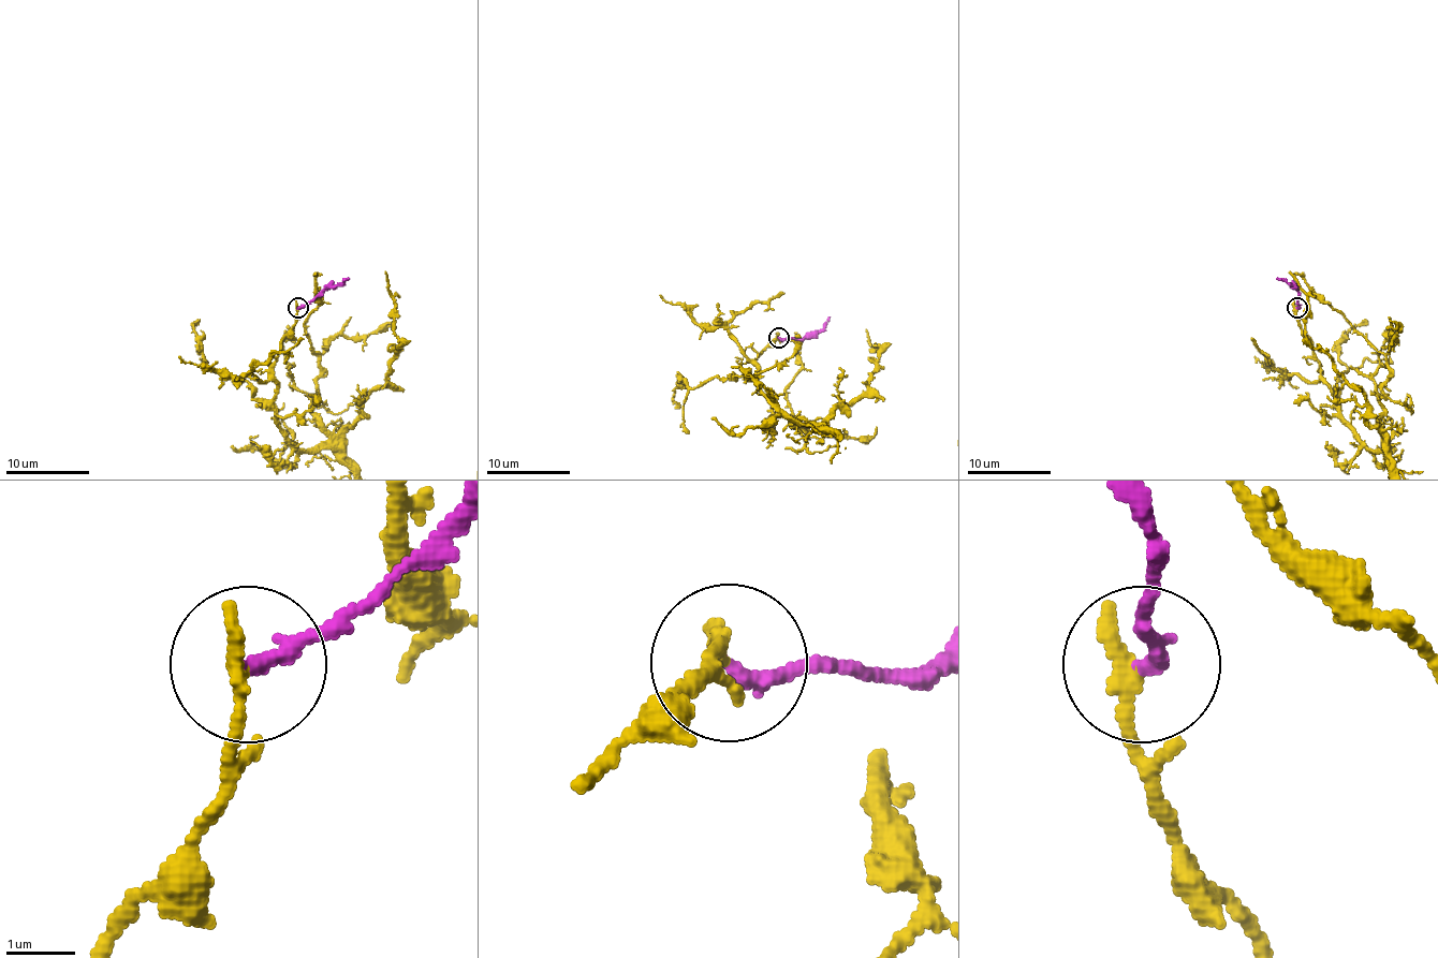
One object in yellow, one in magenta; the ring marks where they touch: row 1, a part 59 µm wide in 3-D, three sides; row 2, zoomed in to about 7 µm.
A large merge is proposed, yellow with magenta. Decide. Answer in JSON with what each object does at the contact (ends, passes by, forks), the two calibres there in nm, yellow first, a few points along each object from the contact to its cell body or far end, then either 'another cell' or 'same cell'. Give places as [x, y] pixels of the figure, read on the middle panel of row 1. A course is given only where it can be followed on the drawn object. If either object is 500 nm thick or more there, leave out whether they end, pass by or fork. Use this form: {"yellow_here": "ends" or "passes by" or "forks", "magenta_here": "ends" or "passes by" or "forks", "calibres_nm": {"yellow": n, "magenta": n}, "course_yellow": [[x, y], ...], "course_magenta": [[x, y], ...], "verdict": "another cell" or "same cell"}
{"yellow_here": "ends", "magenta_here": "ends", "calibres_nm": {"yellow": 260, "magenta": 220}, "course_magenta": [[779, 337], [804, 339], [823, 326], [828, 317]], "verdict": "same cell"}

